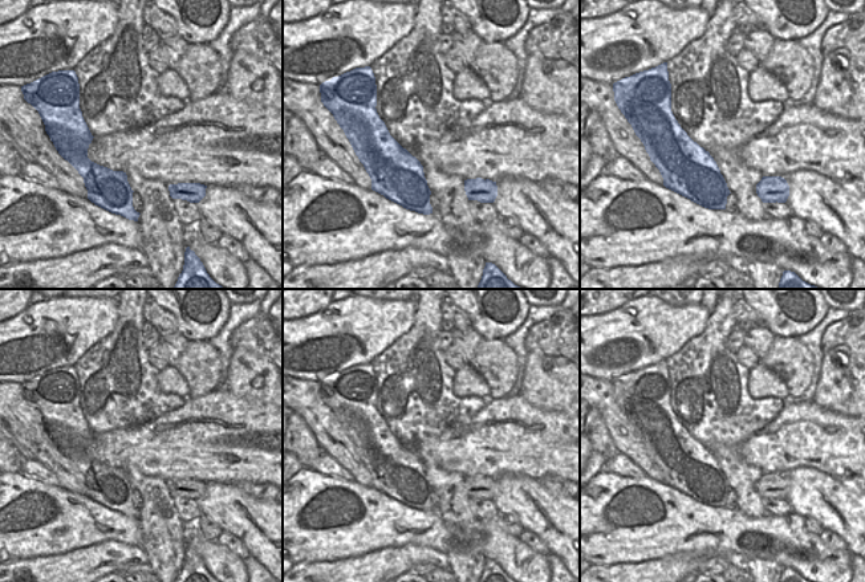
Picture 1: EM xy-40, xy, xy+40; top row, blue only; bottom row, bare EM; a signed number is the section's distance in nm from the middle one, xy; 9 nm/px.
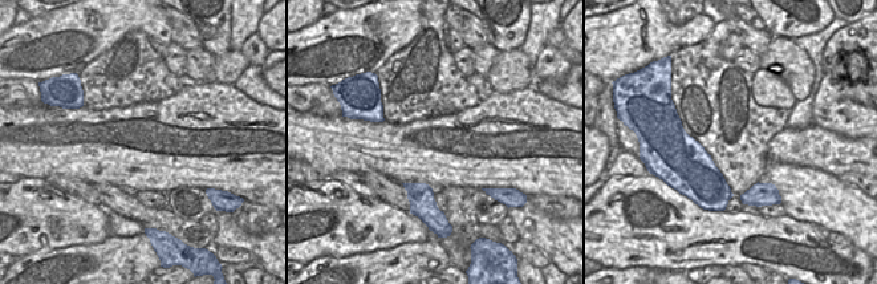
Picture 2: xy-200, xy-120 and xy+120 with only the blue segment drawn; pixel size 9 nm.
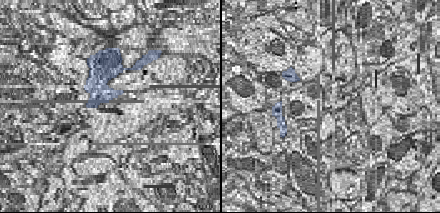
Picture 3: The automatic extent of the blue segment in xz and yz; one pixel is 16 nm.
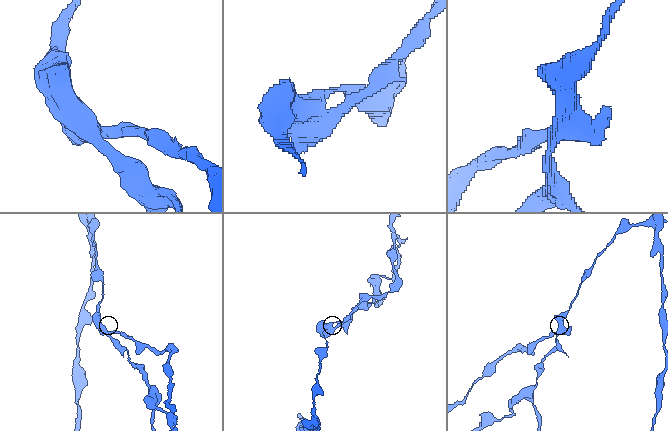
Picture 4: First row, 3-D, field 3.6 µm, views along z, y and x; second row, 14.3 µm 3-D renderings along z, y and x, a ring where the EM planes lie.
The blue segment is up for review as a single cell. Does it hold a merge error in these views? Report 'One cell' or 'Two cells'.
Two cells

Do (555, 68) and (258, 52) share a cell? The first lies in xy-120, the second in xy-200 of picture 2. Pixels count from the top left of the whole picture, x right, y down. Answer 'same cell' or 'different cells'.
same cell

